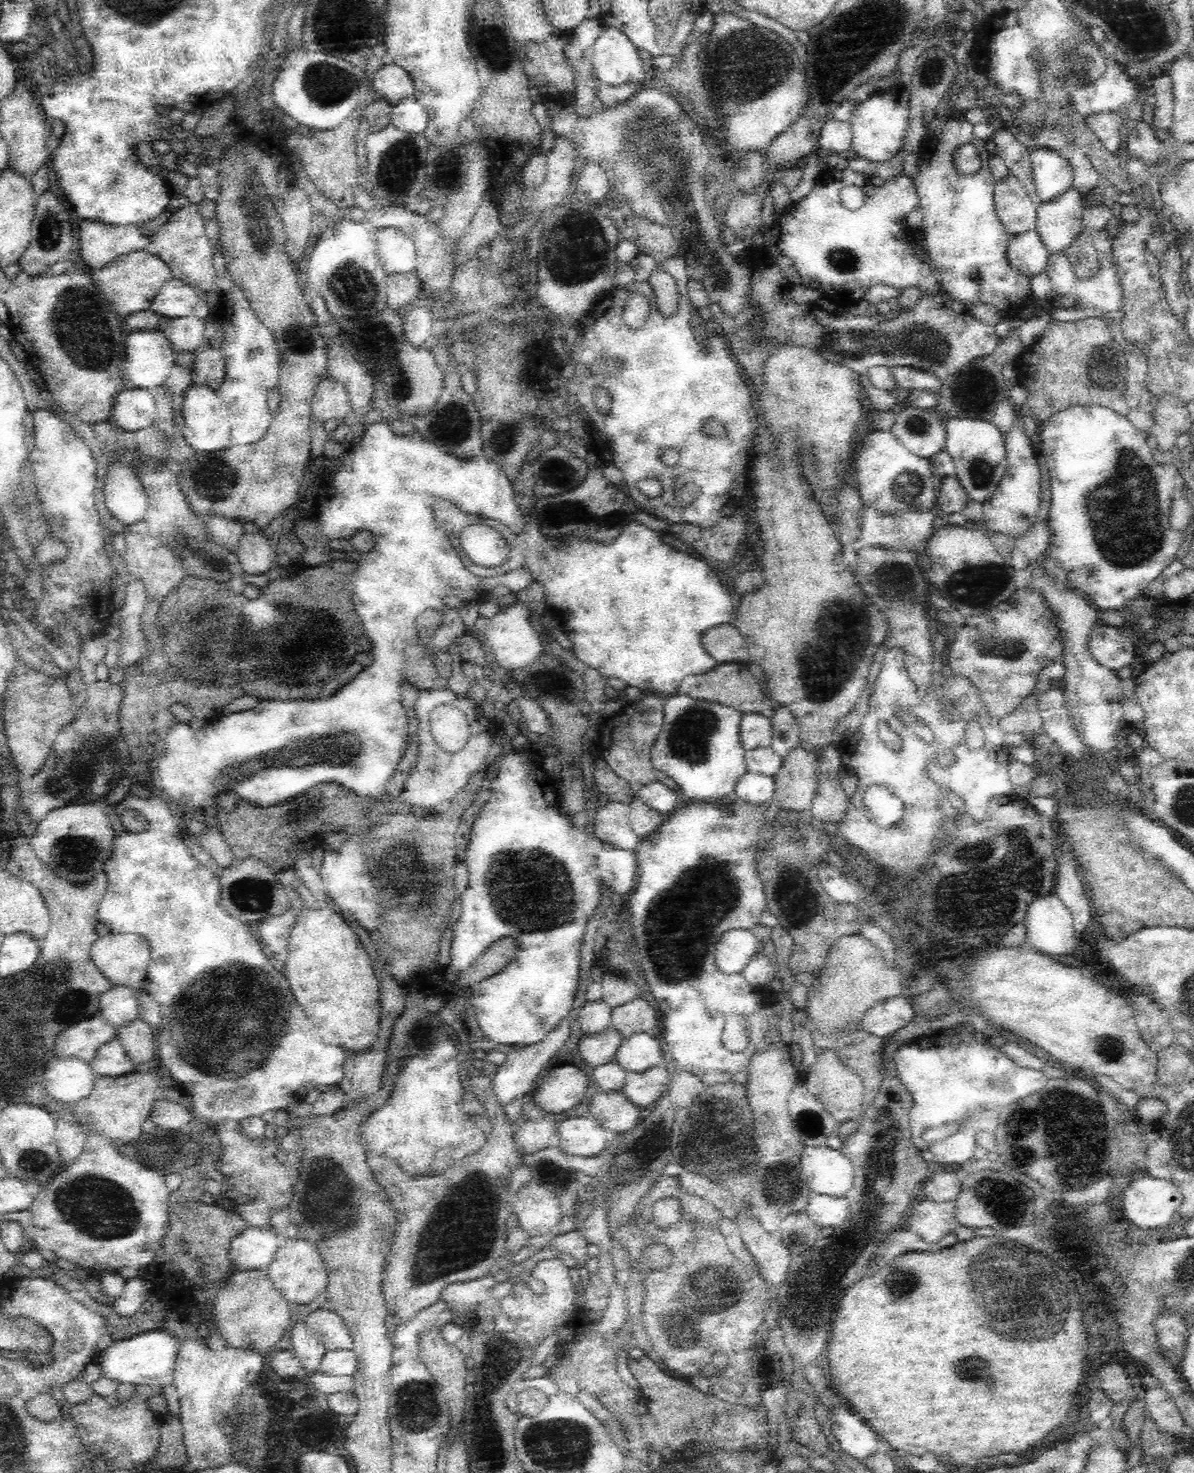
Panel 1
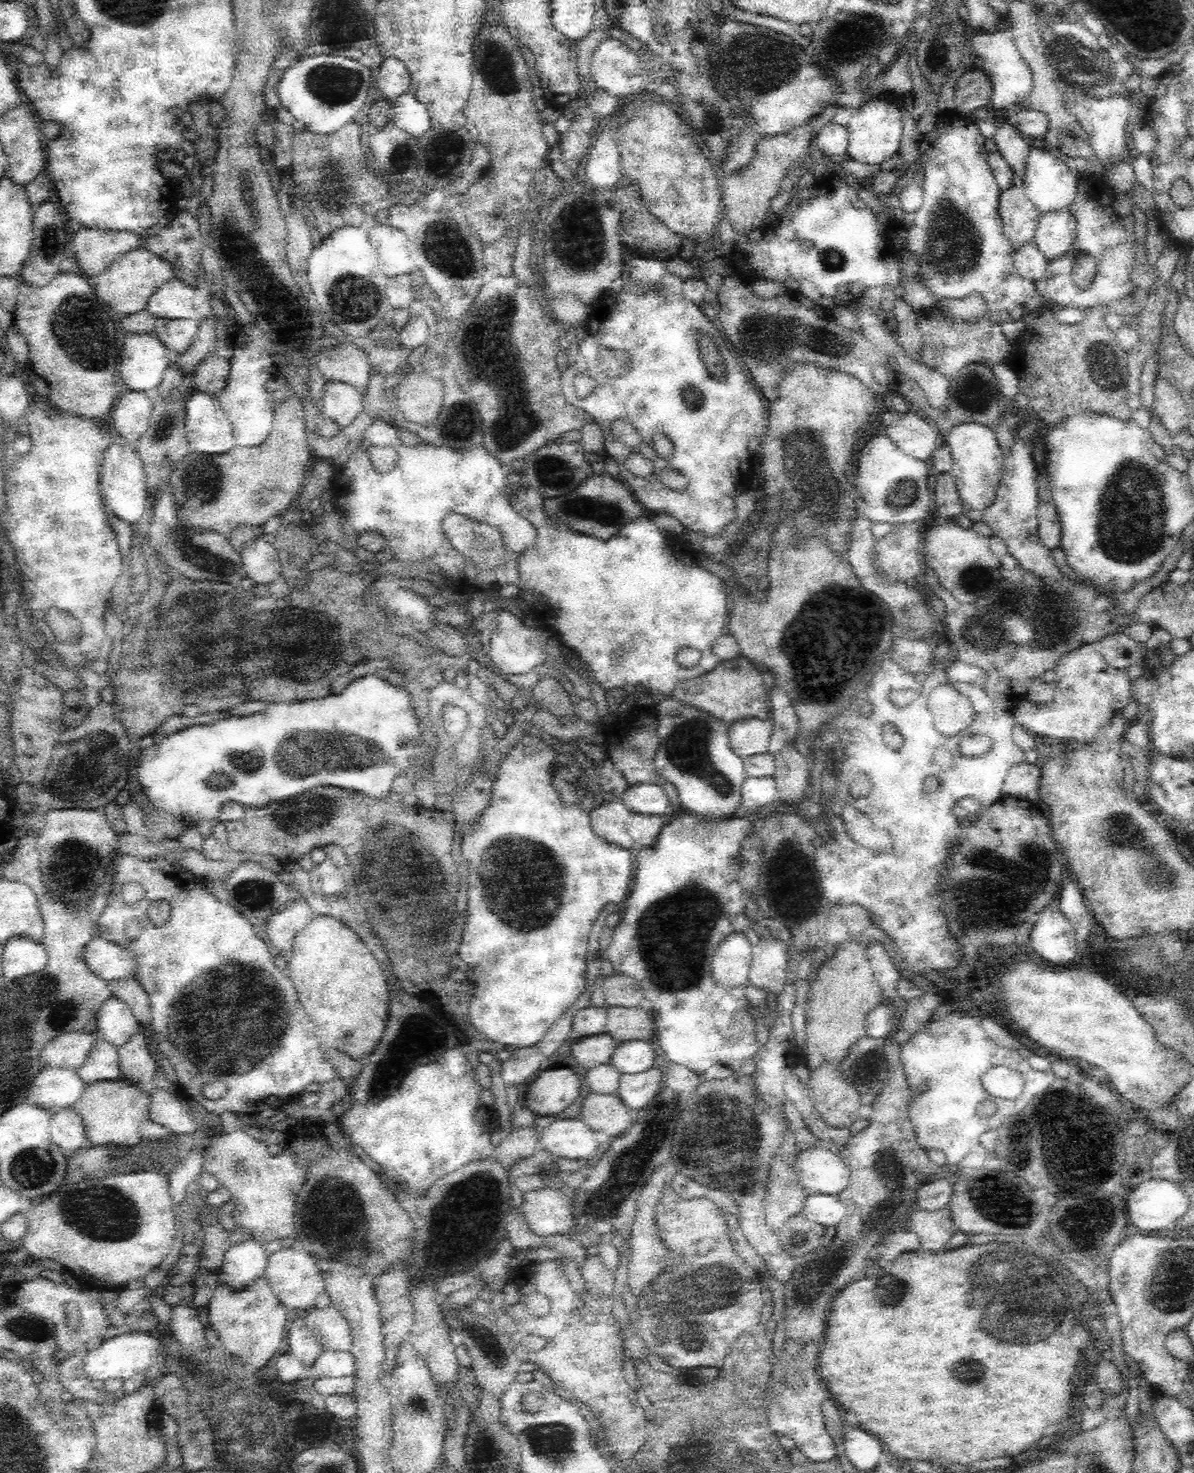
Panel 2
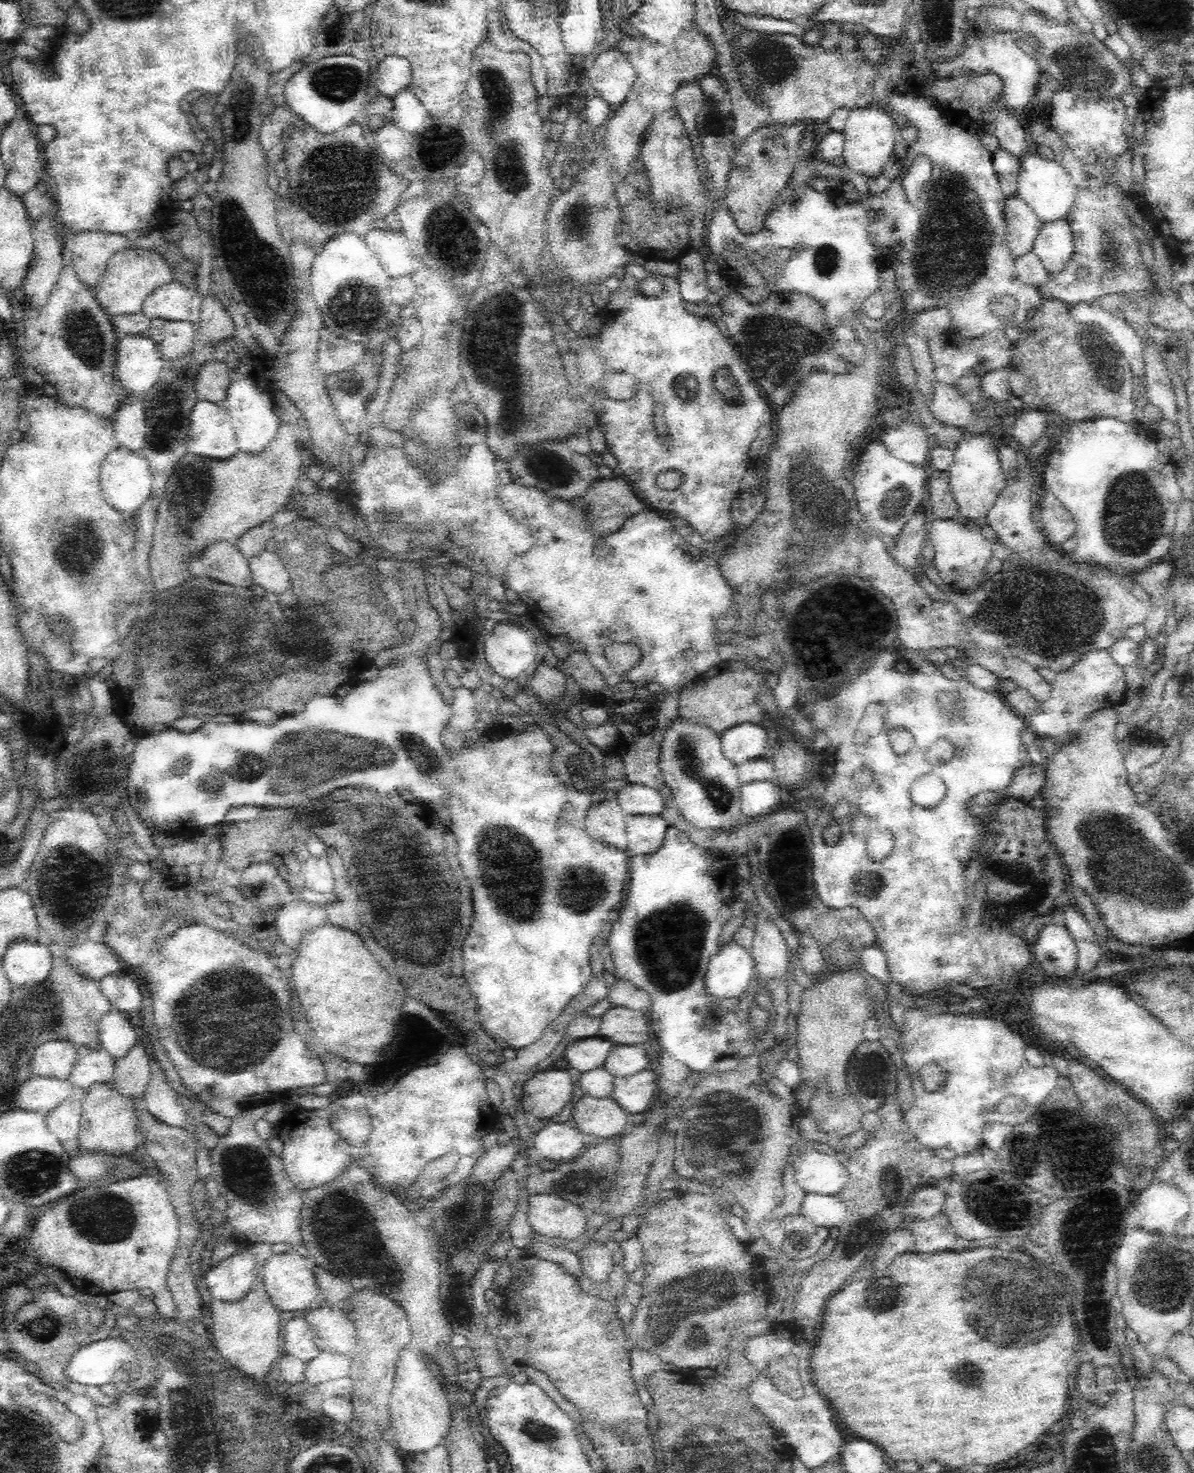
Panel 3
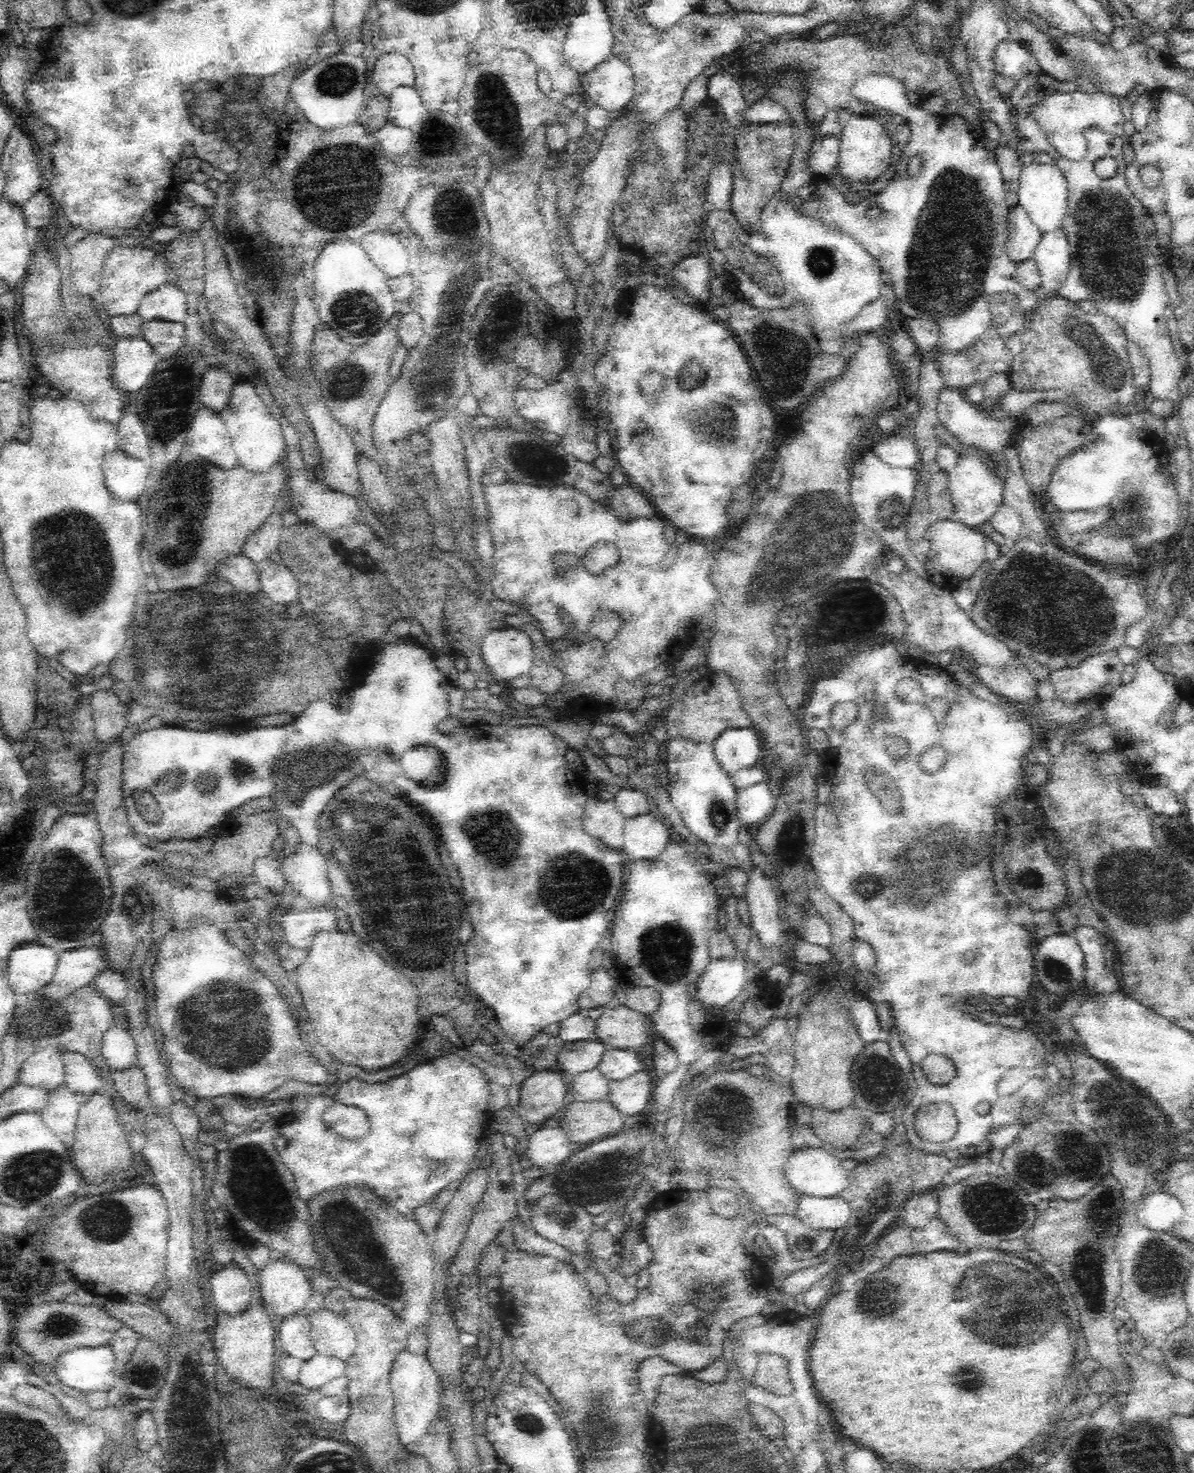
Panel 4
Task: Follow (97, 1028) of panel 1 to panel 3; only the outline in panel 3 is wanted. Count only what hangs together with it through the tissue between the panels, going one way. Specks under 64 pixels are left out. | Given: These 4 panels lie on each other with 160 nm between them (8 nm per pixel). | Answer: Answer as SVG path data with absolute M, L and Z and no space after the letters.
M68 1040L43 1042L32 1054L31 1076L67 1080L76 1062L77 1047Z

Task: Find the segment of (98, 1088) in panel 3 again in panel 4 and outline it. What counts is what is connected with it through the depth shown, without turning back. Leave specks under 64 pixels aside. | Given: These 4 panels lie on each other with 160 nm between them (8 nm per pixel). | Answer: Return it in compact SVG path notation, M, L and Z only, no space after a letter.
M94 1093L82 1104L77 1118L73 1144L70 1148L71 1160L86 1182L104 1182L112 1175L118 1175L129 1168L133 1160L133 1152L129 1148L130 1139L120 1125L112 1097Z

